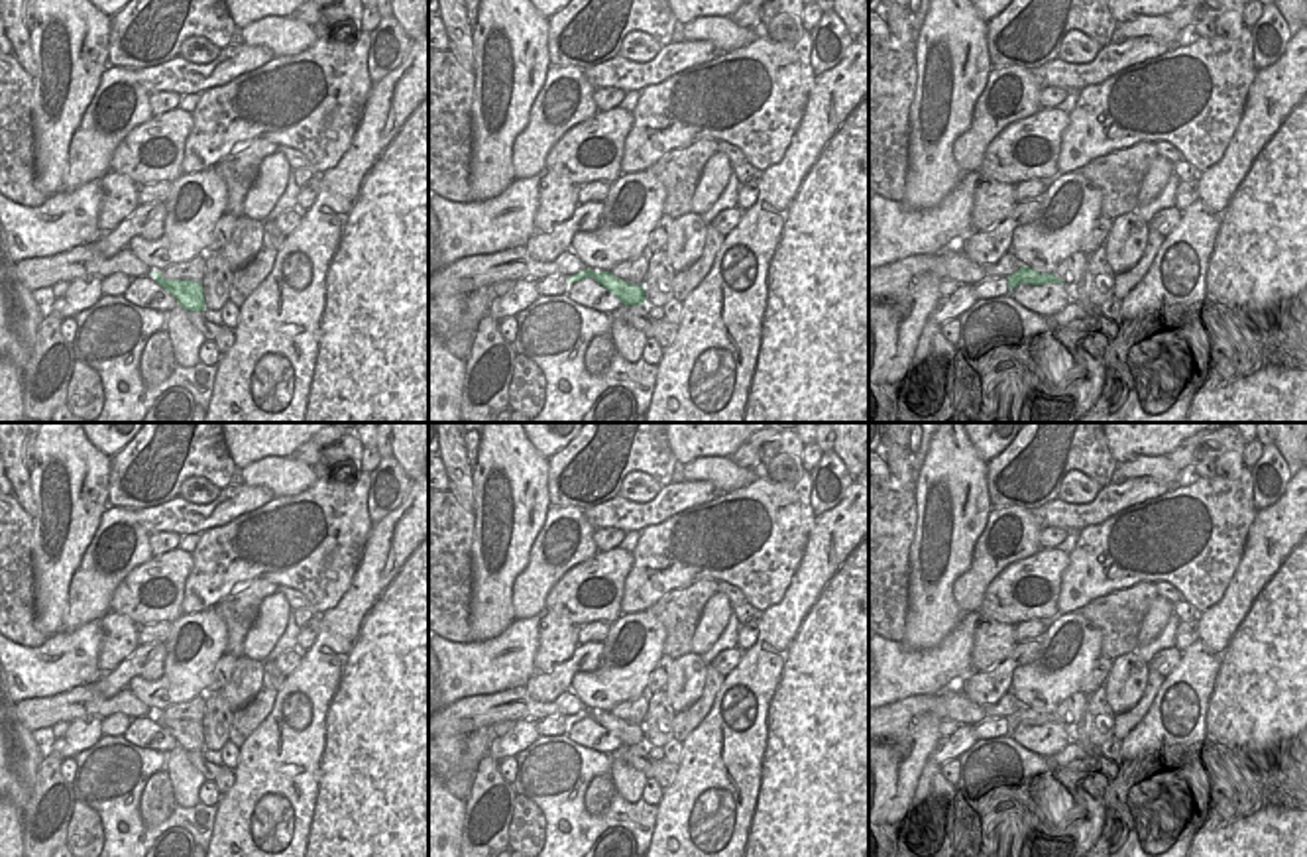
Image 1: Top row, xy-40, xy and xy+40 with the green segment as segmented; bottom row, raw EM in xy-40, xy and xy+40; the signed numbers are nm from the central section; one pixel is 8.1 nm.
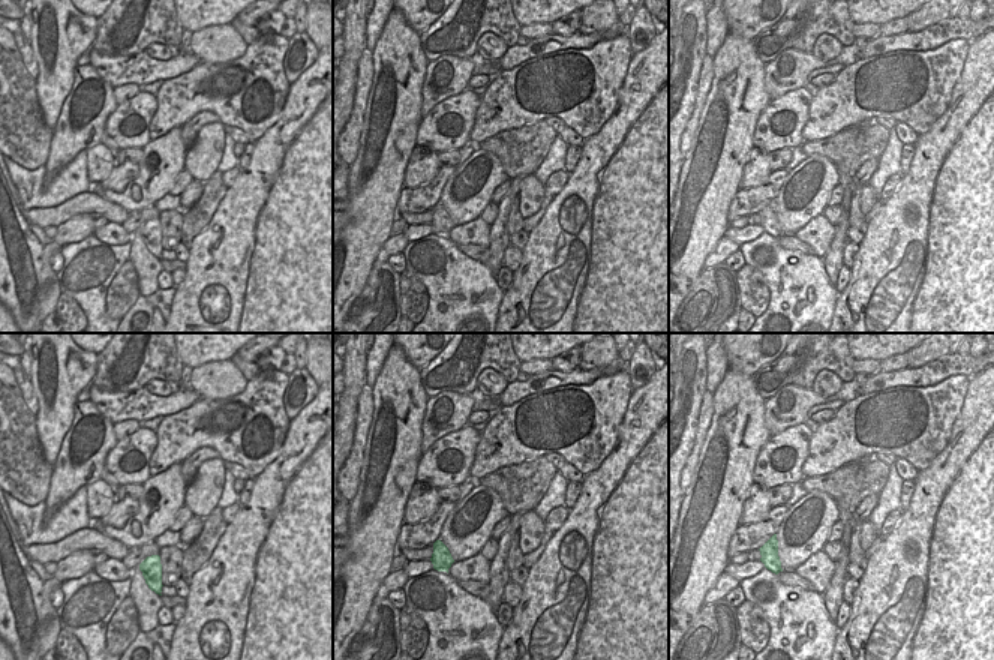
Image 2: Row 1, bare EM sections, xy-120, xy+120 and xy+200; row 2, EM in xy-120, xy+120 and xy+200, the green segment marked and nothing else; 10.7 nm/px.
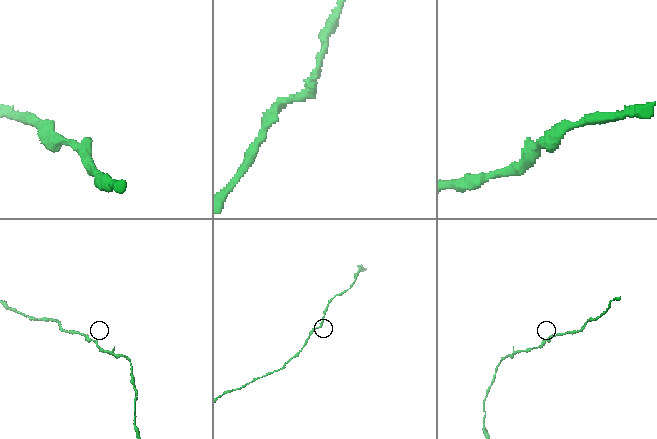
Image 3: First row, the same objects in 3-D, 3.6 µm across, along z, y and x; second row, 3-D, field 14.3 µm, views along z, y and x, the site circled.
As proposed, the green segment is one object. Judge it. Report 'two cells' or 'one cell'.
one cell

